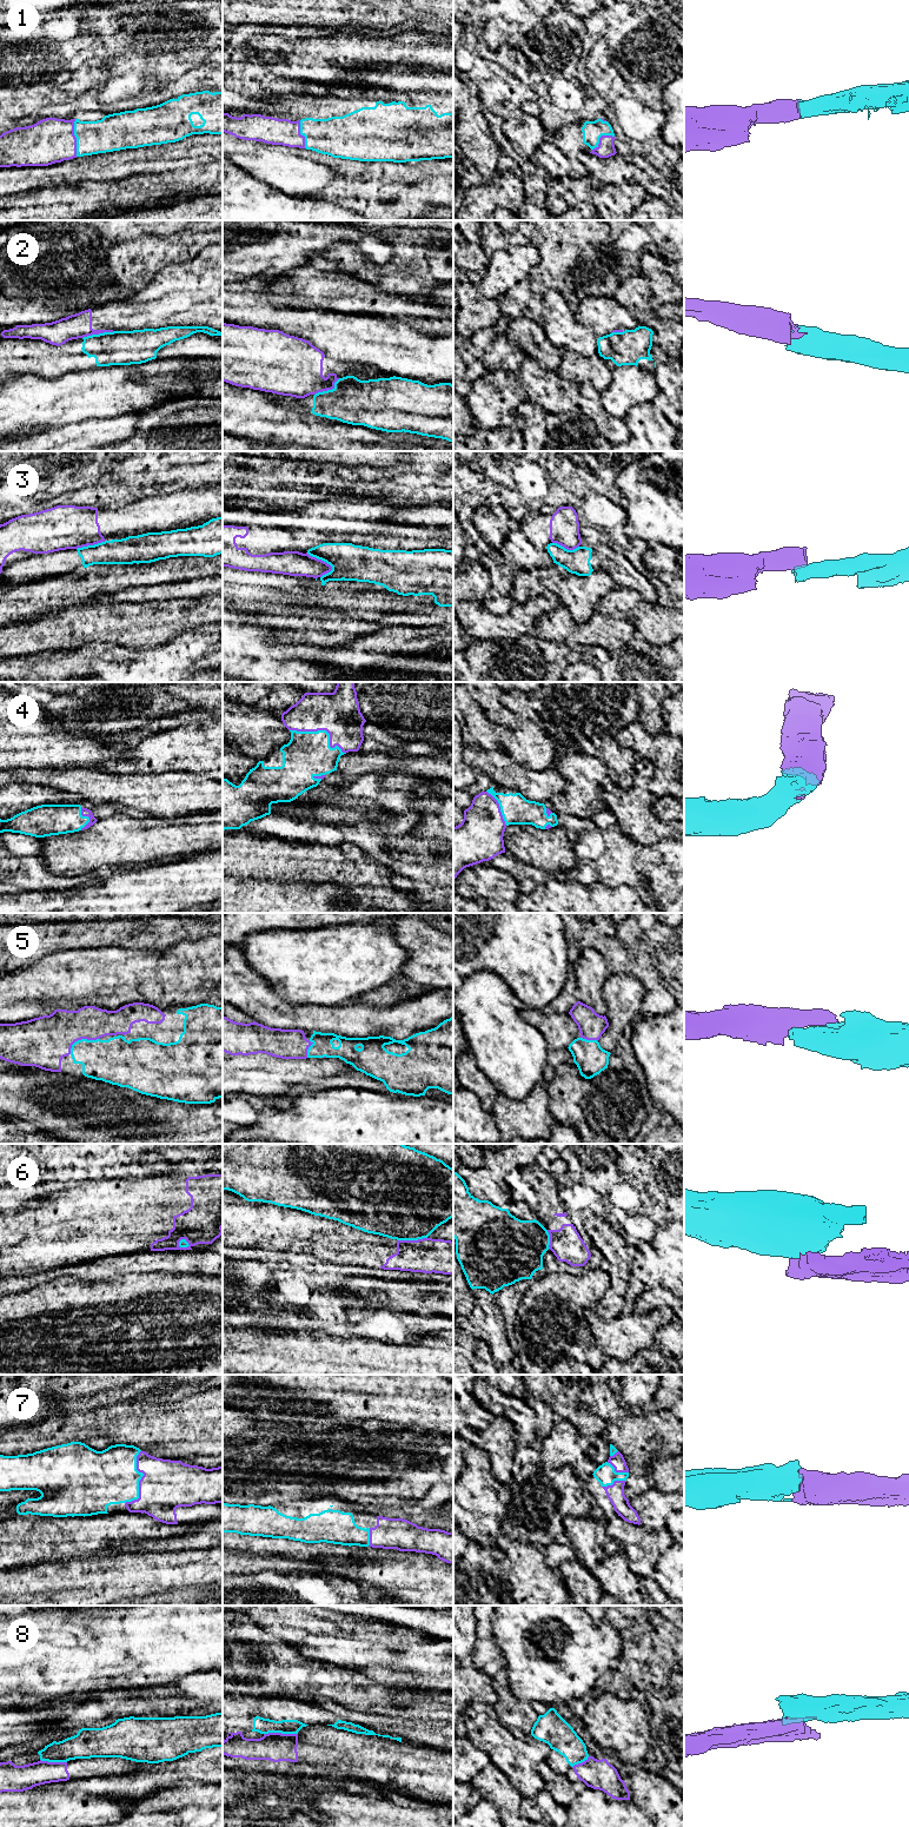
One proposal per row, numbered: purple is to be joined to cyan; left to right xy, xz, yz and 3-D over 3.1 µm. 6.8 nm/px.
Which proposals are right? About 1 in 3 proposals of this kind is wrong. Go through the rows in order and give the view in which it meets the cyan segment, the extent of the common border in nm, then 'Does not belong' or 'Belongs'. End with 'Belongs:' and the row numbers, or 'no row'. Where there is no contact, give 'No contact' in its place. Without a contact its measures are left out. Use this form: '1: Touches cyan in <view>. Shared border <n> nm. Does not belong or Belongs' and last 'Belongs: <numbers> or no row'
1: Touches cyan in xy. Shared border 260 nm. Belongs
2: Touches cyan in xy. Shared border 220 nm. Does not belong
3: Touches cyan in xz. Shared border 220 nm. Does not belong
4: Touches cyan in xz. Shared border 420 nm. Belongs
5: Touches cyan in xy. Shared border 240 nm. Belongs
6: Touches cyan in xz. Shared border 200 nm. Does not belong
7: Touches cyan in xy. Shared border 380 nm. Belongs
8: Touches cyan in xz. Shared border 240 nm. Does not belong
Belongs: 1, 4, 5, 7

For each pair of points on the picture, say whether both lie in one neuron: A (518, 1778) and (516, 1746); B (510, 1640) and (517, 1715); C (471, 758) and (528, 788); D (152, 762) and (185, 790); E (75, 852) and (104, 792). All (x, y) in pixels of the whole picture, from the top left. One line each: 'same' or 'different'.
A: same
B: different
C: same
D: different
E: different

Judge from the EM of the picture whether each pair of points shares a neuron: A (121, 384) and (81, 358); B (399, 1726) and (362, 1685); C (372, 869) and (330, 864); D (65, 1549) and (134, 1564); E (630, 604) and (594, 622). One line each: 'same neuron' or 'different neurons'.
A: different neurons
B: different neurons
C: same neuron
D: different neurons
E: different neurons

